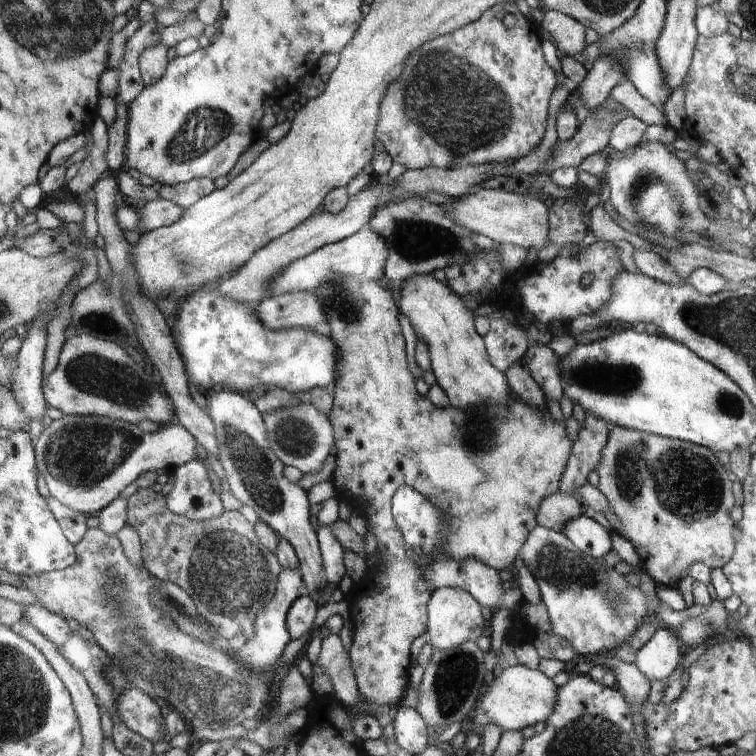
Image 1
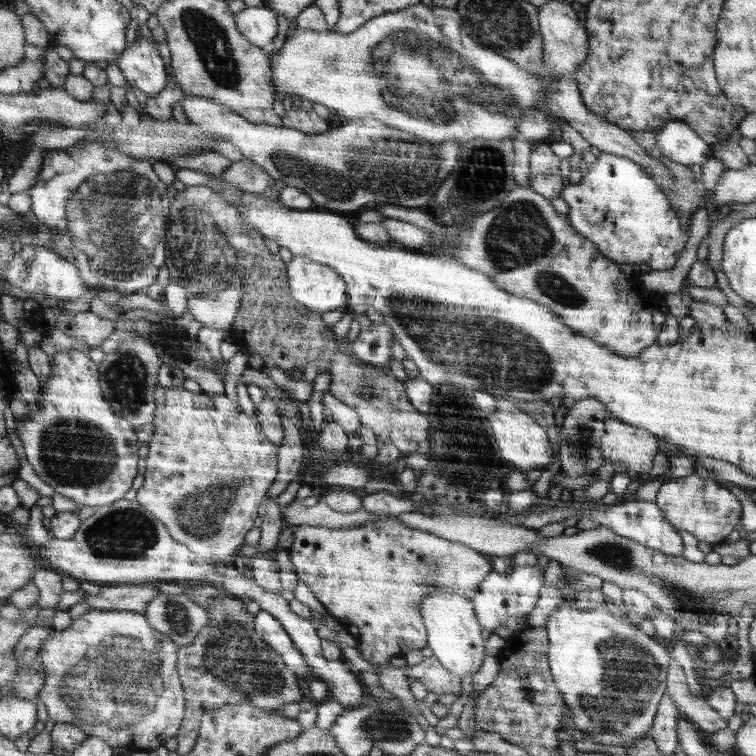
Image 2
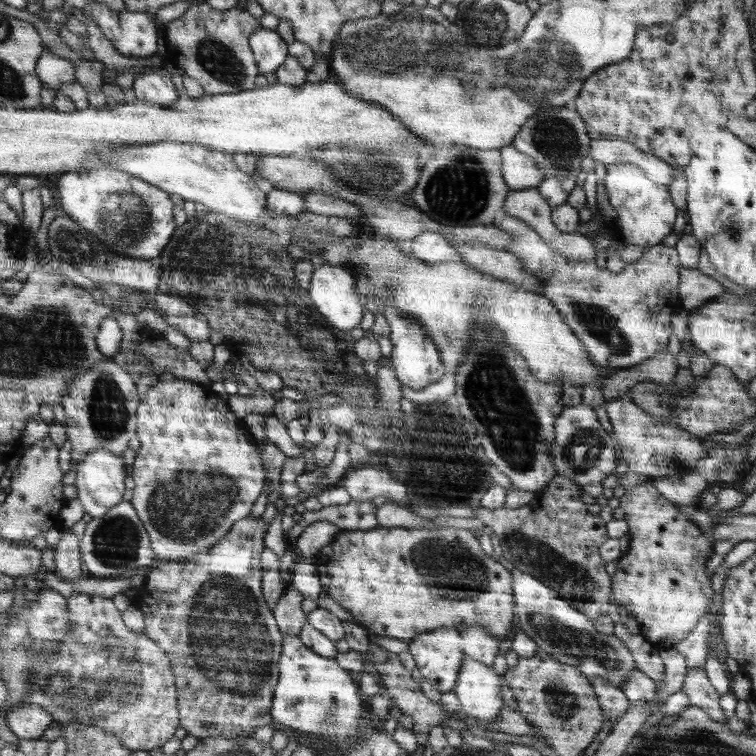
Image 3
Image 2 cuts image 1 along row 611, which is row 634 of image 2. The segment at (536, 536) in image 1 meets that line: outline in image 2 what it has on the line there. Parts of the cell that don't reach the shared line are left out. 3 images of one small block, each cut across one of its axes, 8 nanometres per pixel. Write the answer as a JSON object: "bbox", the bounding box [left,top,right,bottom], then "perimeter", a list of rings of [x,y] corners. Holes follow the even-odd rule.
{"bbox":[544,601,672,752],"perimeter":[[[566,601],[550,614],[544,627],[550,639],[548,659],[551,674],[564,695],[564,702],[571,708],[575,729],[586,733],[587,740],[604,746],[620,746],[626,748],[627,752],[630,745],[649,735],[656,708],[659,708],[658,702],[663,700],[666,670],[669,670],[672,654],[650,636],[640,632],[636,625],[618,620],[604,607],[580,609]]]}

